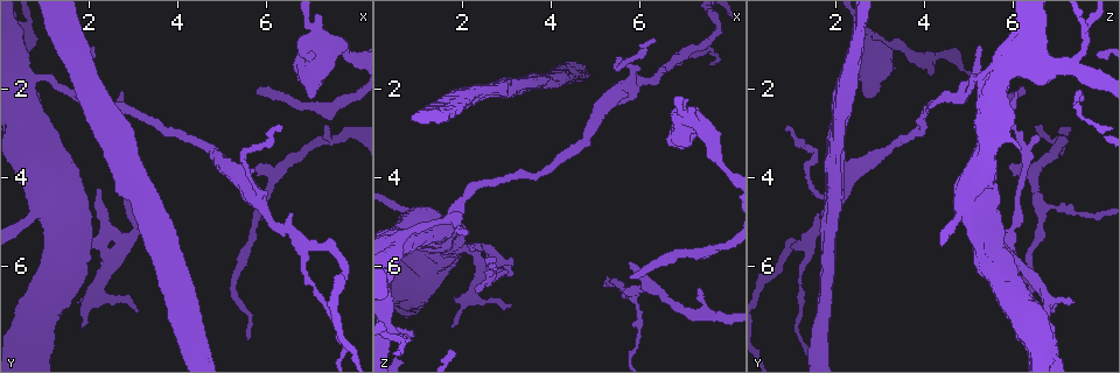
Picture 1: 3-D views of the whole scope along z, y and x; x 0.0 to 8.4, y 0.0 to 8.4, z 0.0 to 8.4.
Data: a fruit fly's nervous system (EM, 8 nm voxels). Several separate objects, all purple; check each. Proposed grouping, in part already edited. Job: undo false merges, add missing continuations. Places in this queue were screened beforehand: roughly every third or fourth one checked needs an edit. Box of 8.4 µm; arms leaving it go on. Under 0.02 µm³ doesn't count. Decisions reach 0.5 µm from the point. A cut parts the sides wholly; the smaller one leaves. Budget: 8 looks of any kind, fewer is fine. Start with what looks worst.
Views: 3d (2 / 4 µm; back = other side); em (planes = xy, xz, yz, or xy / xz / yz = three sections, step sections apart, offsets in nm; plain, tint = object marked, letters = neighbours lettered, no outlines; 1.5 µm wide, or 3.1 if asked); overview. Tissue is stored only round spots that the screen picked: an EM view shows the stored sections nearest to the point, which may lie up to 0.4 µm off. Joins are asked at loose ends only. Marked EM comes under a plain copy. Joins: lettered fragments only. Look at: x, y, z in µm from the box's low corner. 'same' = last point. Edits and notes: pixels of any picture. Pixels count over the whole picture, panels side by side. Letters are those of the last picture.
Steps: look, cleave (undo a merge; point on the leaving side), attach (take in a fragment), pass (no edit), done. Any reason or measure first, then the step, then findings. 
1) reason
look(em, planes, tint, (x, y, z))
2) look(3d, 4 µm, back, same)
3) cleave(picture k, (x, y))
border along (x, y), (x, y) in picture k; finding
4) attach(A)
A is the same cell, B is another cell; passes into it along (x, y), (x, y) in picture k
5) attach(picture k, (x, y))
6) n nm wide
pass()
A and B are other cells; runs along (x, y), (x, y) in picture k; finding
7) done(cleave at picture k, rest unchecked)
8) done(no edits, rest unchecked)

end of a long branch
look(3d, 4 µm, (5.80, 1.95, 6.25))

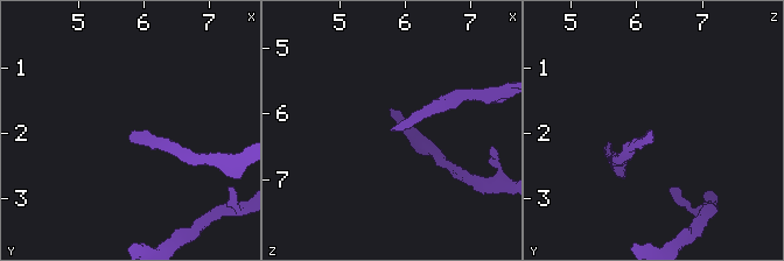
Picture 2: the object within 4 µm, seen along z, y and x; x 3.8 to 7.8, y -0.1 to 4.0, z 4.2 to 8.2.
look(em, planes, letters, (5.80, 1.95, 6.25))

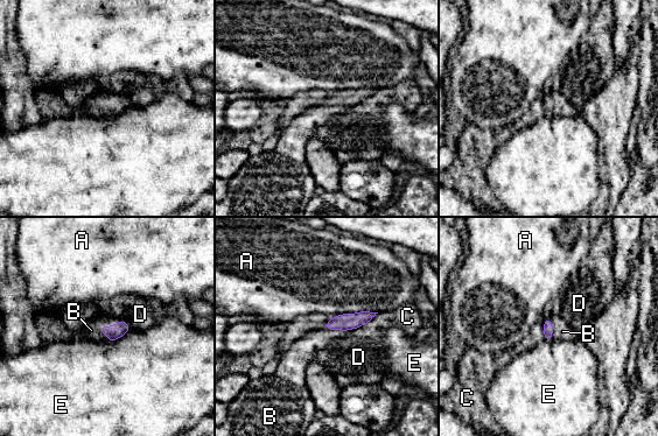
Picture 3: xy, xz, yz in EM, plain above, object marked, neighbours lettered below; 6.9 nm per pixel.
attach(B)
B is the same cell, A, C, D and E are other cells; the neuron continues

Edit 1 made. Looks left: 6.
see it whole again
look(overview)

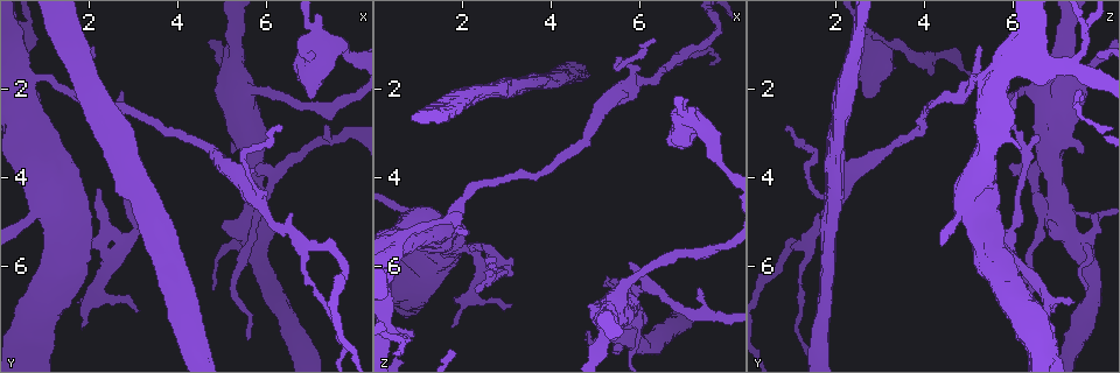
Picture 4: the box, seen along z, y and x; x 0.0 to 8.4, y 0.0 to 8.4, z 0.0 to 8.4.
free end
look(em, planes, letters, (7.35, 2.85, 6.55))

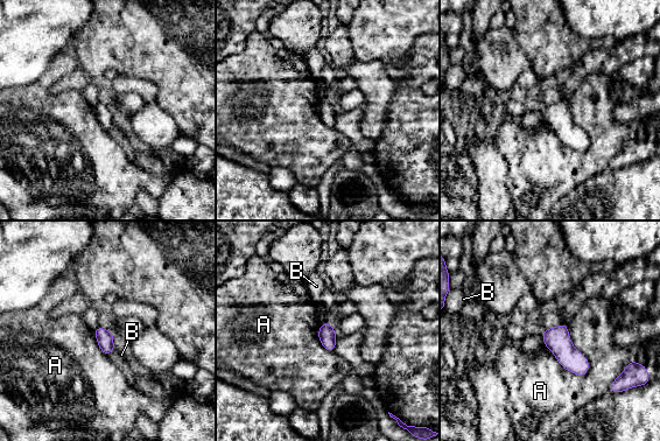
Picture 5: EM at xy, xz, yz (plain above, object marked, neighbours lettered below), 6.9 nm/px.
110 nm wide
pass()
A and B are other cells; border along (567, 326), (584, 376) in picture 5; no lettered fragment goes on from it

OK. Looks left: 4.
end of a long branch
look(em, xz, step 4, tint, (5.55, 7.60, 6.60))

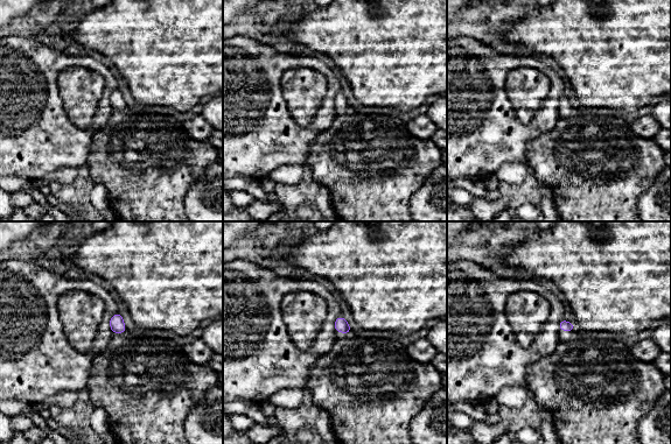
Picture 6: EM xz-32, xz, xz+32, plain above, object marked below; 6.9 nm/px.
look(em, xz, step 4, letters, same)

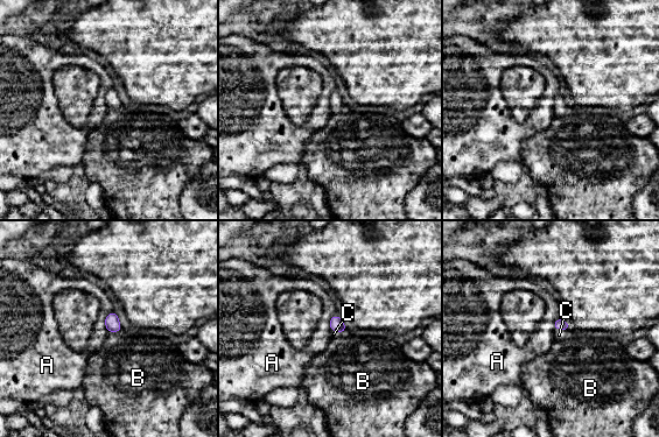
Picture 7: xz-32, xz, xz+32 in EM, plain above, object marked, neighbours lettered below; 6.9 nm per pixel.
attach(C)
C is the same cell, A and B are other cells; the neuron continues

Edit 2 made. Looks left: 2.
done(attach at picture 3, attach at picture 7, rest unchecked)

